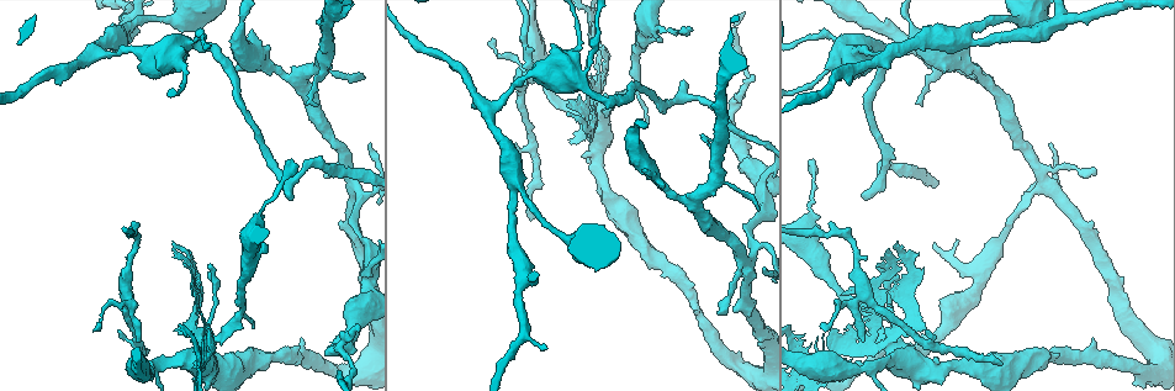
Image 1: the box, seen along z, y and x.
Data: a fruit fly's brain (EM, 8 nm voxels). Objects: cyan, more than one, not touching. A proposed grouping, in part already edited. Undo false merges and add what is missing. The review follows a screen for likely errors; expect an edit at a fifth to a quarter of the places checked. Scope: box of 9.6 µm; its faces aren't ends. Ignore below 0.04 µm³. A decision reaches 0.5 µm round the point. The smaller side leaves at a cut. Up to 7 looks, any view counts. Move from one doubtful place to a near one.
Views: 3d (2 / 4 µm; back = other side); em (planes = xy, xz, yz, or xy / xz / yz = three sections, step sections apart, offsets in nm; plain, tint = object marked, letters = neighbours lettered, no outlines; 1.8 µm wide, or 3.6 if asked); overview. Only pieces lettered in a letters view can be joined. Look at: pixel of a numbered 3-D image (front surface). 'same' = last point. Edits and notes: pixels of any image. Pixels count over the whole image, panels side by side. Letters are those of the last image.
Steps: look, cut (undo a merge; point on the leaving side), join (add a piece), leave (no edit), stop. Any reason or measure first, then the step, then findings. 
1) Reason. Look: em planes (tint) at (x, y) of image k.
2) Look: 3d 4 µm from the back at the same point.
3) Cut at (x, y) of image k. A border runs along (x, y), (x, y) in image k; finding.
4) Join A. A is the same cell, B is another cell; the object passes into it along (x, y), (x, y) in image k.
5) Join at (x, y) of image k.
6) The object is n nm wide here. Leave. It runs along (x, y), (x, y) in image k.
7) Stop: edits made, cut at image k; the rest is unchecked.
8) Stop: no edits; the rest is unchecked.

Free end. Look: 3d 4 µm at (249, 32) of image 1.

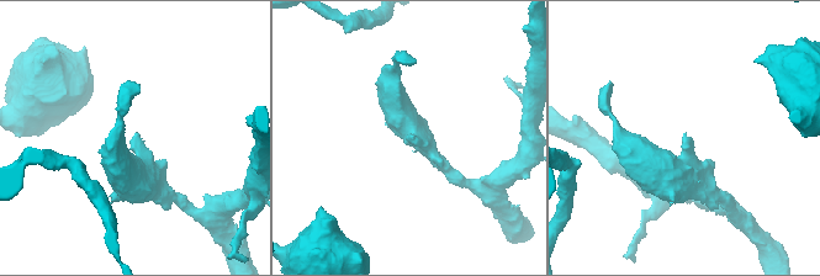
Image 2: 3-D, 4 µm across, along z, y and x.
Need the tissue. Look: em planes (letters) at (136, 134) of image 2.

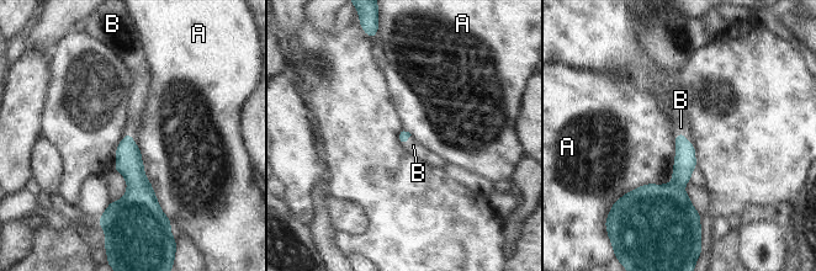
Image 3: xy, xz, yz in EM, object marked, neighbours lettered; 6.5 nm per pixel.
Join B. B is the same cell, A is another cell; the object passes into it along (684, 164), (684, 134), (681, 127) in image 3; it goes on there.

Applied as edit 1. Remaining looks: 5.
Thick turns thin. Look: em planes (tint) at (880, 45) of image 1.

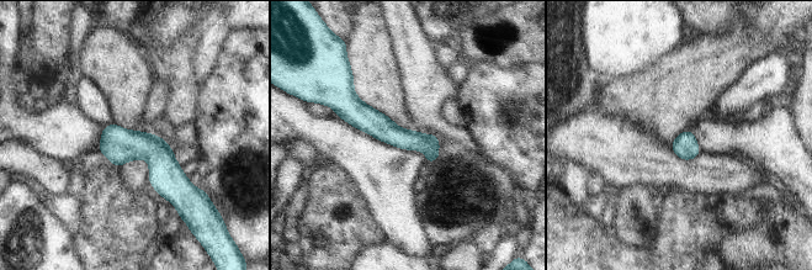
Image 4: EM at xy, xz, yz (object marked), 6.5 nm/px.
What lies round it. Look: em planes (letters) at the same point.

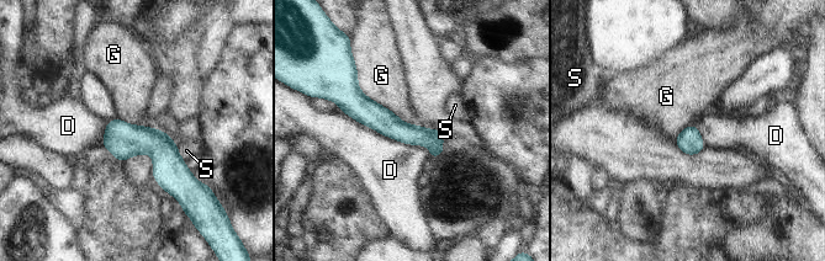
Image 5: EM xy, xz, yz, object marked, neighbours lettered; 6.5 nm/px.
The object is 150 nm wide here. Leave. D, G and S are other cells; a border runs along (355, 69), (365, 95), (417, 126) in image 5; all the same cell.

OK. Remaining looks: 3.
Calibre changes. Look: 3d 2 µm at (960, 364) of image 1.

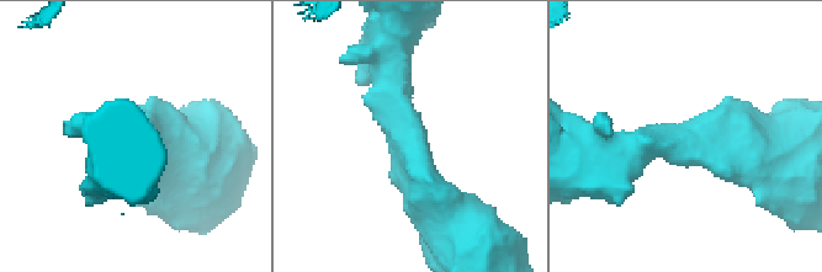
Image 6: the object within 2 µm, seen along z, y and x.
The arms are 360, 550 nm wide; now the EM. Look: em yz step 8 (tint) at (407, 138) of image 6.

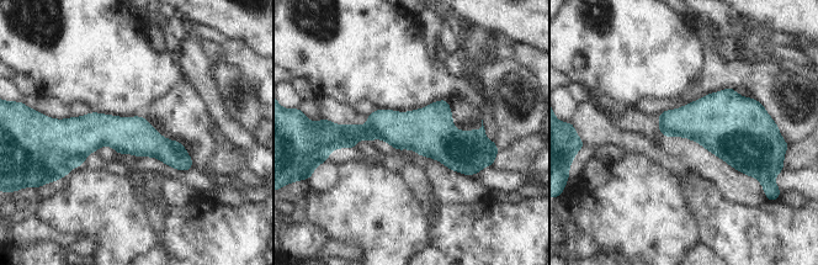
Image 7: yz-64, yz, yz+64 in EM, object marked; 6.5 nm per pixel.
What lies round it. Look: em yz step 8 (letters) at the same point.

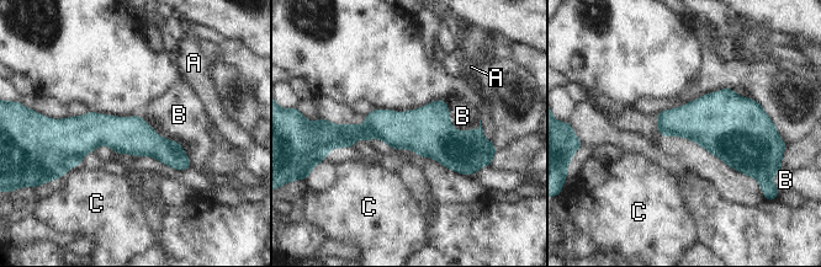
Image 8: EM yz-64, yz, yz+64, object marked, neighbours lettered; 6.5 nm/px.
The object is 240 nm wide here. Leave. A, B and C are other cells; it runs along (335, 135), (427, 131), (482, 143) in image 8; continuous, no second cell.

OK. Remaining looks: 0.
Stop: edits made, join at image 3; the rest is unchecked.

